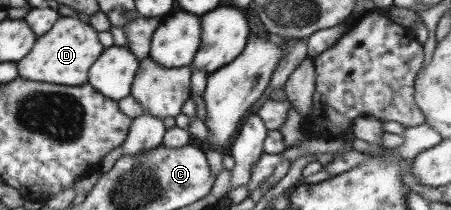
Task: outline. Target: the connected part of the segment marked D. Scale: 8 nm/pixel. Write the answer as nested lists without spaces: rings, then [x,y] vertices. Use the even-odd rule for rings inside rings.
[[[59,16],[47,34],[35,40],[29,54],[17,62],[17,74],[25,80],[79,86],[87,83],[89,67],[101,54],[102,49],[97,41],[97,31],[89,23],[73,17]]]

